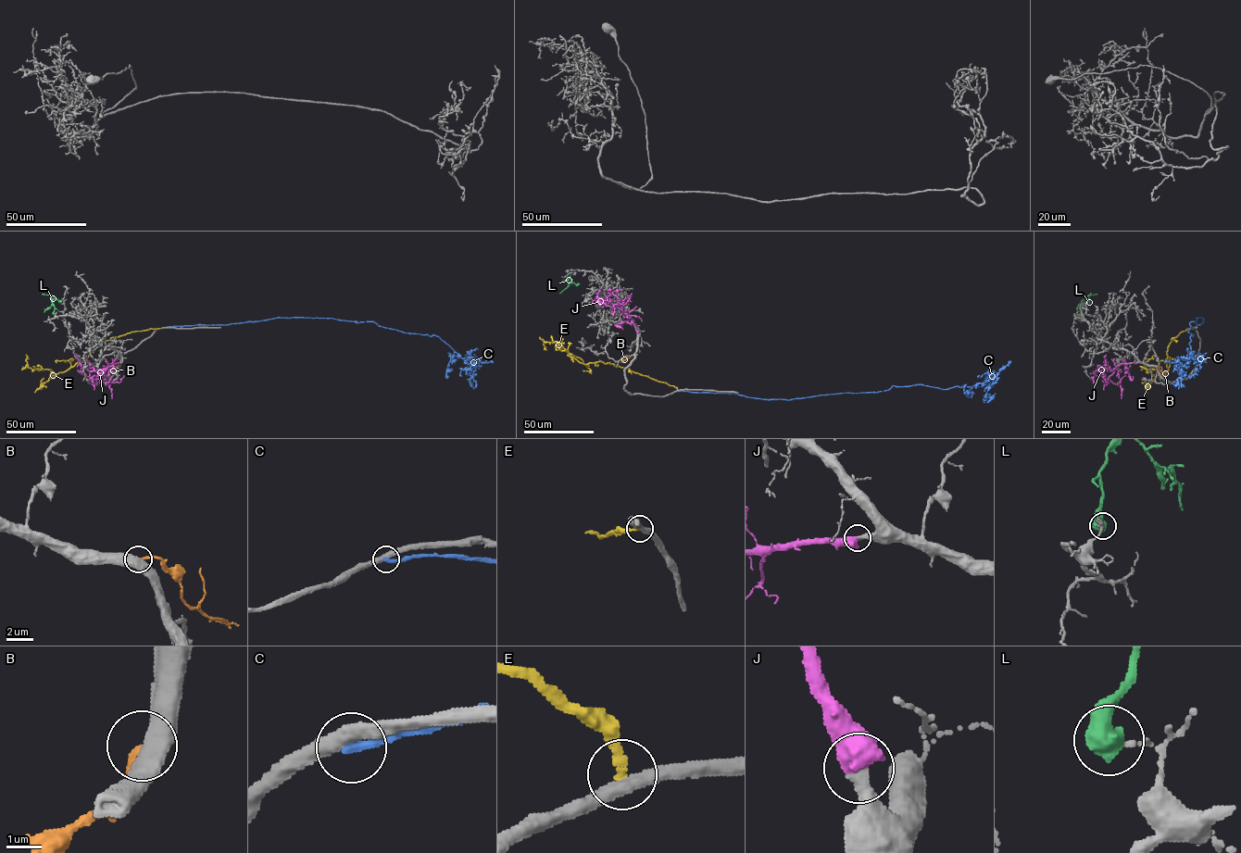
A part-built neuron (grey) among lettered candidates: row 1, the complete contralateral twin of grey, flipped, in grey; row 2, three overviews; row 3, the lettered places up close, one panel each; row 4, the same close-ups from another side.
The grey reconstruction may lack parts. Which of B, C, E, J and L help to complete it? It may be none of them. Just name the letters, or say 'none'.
J

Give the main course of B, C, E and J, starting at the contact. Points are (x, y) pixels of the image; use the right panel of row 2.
B: (1155, 366), (1166, 372), (1165, 376)
C: (1195, 329), (1203, 321), (1202, 318), (1189, 323), (1188, 332), (1193, 334), (1187, 363), (1164, 362)
E: (1194, 328), (1182, 332), (1172, 340), (1165, 360), (1166, 371), (1146, 370), (1146, 362), (1154, 358)
J: (1136, 362), (1121, 363), (1109, 379), (1099, 370), (1093, 371)

